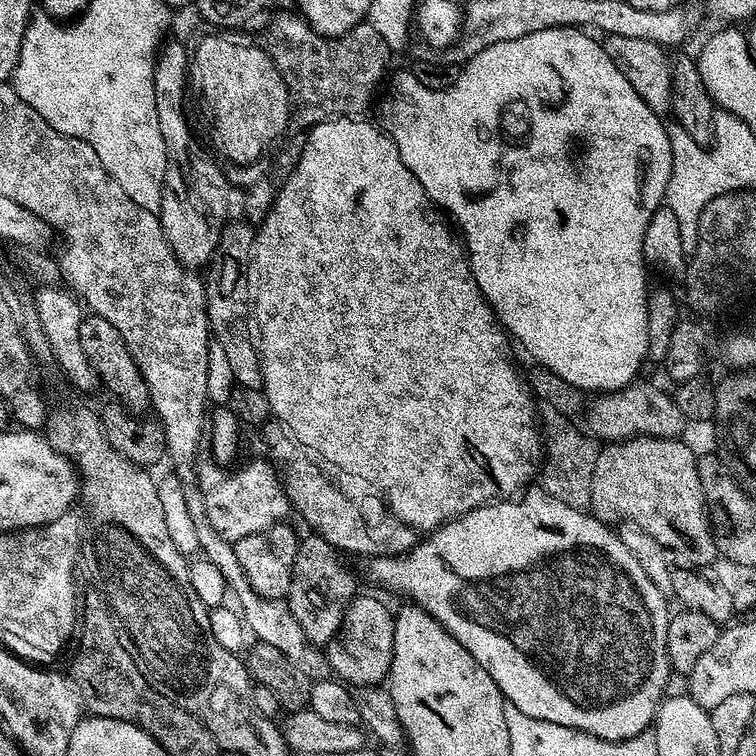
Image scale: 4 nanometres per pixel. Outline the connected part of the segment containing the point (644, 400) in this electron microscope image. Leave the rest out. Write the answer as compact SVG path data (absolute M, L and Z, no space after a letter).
M644 378L637 379L616 392L602 392L602 400L592 405L588 425L592 431L601 434L618 434L622 438L639 436L657 436L667 440L683 437L686 421L682 410L678 410L675 395L671 391L663 392L656 384L647 384Z

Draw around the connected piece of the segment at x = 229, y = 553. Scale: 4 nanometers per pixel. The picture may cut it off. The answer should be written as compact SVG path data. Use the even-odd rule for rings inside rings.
M192 490L187 493L185 498L186 506L189 510L189 516L193 519L194 530L197 532L197 542L199 551L203 559L214 562L218 570L222 570L222 578L226 585L227 591L236 595L235 603L242 613L242 619L246 625L247 631L252 632L257 641L274 646L279 653L284 654L299 670L311 678L320 678L329 671L328 662L325 659L325 653L317 645L311 644L310 641L302 634L302 628L298 626L296 615L290 611L284 600L271 600L262 598L250 586L246 574L242 574L242 566L238 566L235 547L231 543L223 540L218 532L214 530L210 522L207 521L206 506L204 497L199 491Z

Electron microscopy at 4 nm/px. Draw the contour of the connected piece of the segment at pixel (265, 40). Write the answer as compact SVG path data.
M292 12L278 13L258 40L259 47L268 53L284 79L291 104L291 123L297 124L297 129L310 130L327 120L363 117L371 104L373 107L374 97L389 71L389 53L382 47L378 30L370 22L361 22L347 36L323 36L303 16Z

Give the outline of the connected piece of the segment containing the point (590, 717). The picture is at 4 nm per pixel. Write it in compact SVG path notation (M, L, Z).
M544 491L539 496L523 496L519 498L504 498L501 504L489 502L470 510L466 514L449 520L447 524L427 533L412 551L405 552L403 556L378 556L367 561L368 572L384 588L393 588L396 592L408 596L411 603L418 605L426 614L435 618L444 629L494 678L501 697L507 703L514 705L522 714L530 714L530 718L538 718L546 722L558 722L558 726L570 726L579 732L589 732L600 740L629 740L640 732L649 731L650 725L655 721L657 709L665 699L664 687L670 677L670 665L666 654L666 630L670 615L669 601L646 578L642 566L638 566L638 558L626 550L619 535L611 532L608 524L596 521L586 513L580 513L564 502L558 502Z

